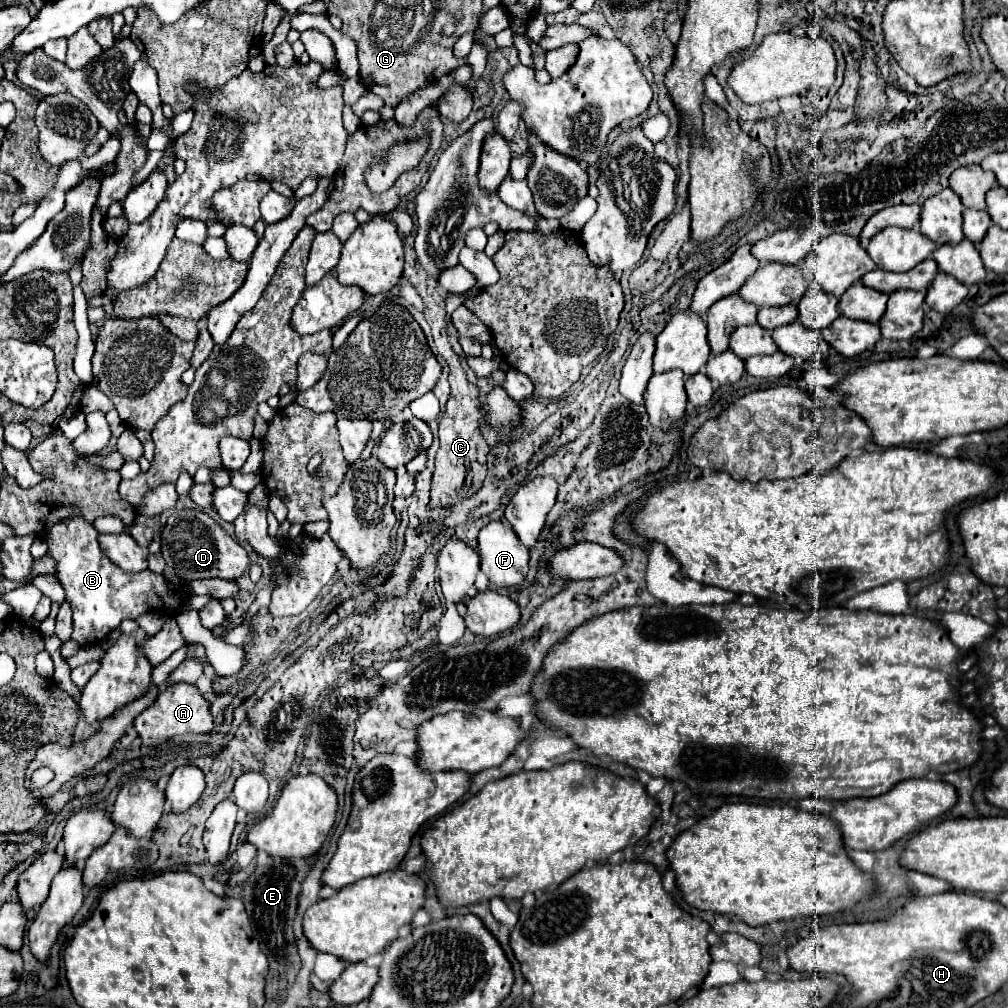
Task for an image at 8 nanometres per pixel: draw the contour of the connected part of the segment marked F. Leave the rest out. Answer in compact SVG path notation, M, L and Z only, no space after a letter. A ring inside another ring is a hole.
M490 522L478 534L478 554L480 568L494 586L514 588L526 580L528 574L528 548L518 542L512 528L506 528L504 522Z

